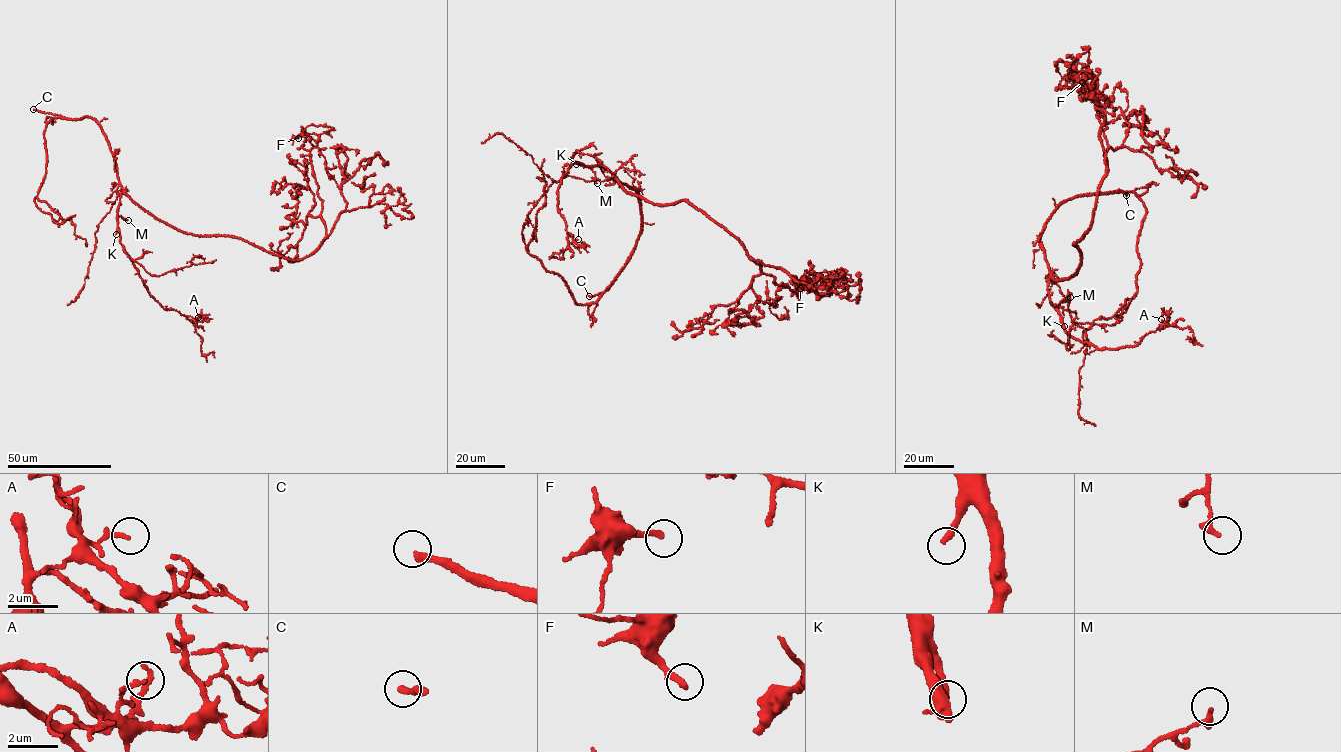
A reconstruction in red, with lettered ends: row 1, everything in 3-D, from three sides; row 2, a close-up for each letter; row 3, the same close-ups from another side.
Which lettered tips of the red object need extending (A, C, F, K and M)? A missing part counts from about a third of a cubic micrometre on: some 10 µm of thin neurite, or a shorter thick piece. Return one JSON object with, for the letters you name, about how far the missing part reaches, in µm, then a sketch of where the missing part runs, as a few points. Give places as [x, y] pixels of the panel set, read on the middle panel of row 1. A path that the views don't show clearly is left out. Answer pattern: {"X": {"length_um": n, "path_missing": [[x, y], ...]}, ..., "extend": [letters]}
{"C": {"length_um": 45}, "K": {"length_um": 45, "path_missing": [[576, 164], [552, 145], [561, 149], [560, 145], [559, 149]]}, "extend": ["C", "K"]}

